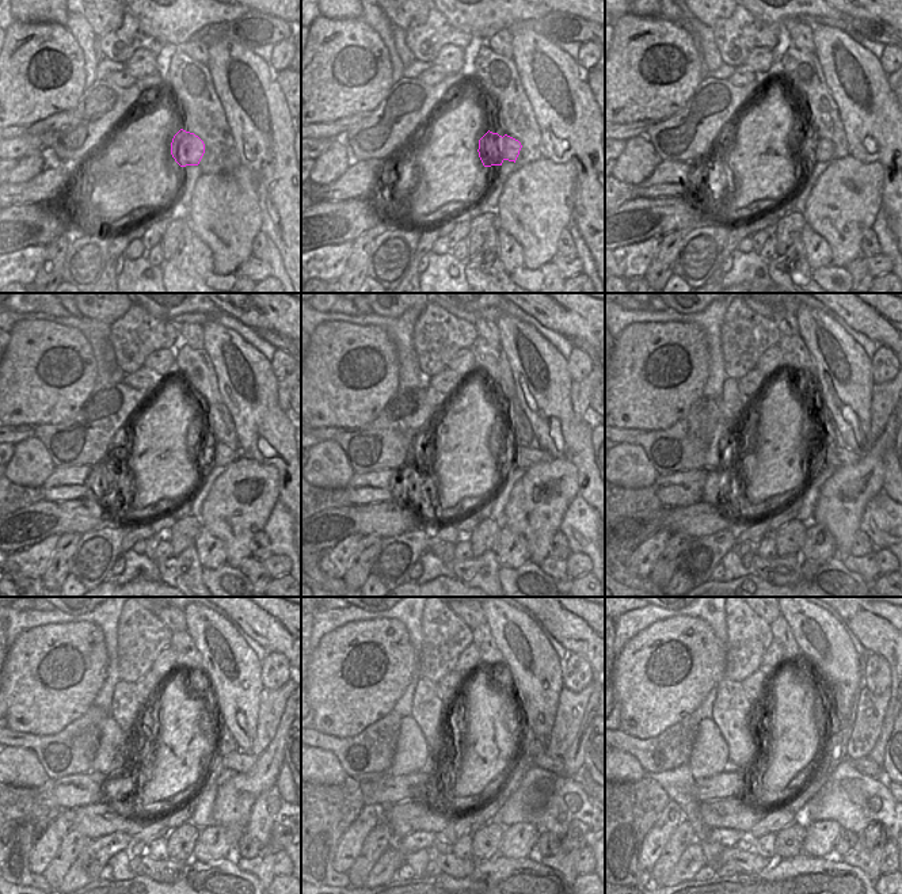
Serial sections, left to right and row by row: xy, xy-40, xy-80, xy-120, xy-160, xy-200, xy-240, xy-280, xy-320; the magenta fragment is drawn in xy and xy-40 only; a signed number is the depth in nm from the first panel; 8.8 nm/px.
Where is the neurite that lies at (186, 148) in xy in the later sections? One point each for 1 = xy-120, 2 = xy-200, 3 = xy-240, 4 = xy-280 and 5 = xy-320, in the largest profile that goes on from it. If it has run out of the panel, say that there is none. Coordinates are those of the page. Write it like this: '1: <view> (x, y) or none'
1: xy-120 (219, 453)
2: xy-200 (838, 456)
3: xy-240 (242, 763)
4: xy-280 (552, 764)
5: xy-320 (866, 765)

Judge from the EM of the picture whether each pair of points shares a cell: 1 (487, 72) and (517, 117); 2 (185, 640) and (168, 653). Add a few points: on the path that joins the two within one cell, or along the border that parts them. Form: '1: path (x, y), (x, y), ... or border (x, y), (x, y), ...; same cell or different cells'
1: path (497, 83), (507, 106); same cell
2: border (170, 646), (175, 653), (175, 669); different cells

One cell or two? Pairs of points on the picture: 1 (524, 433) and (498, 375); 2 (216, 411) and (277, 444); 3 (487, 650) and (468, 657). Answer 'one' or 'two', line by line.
1: one
2: two
3: two

